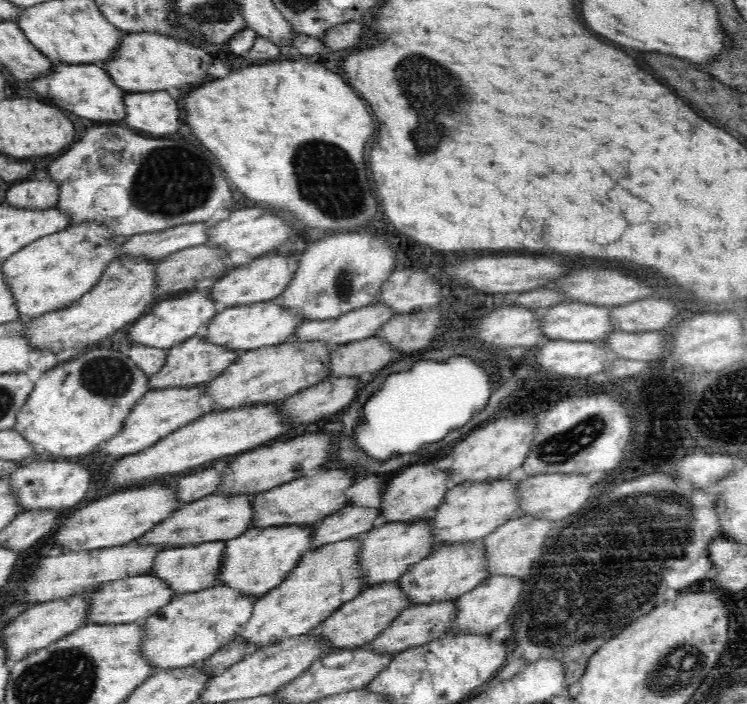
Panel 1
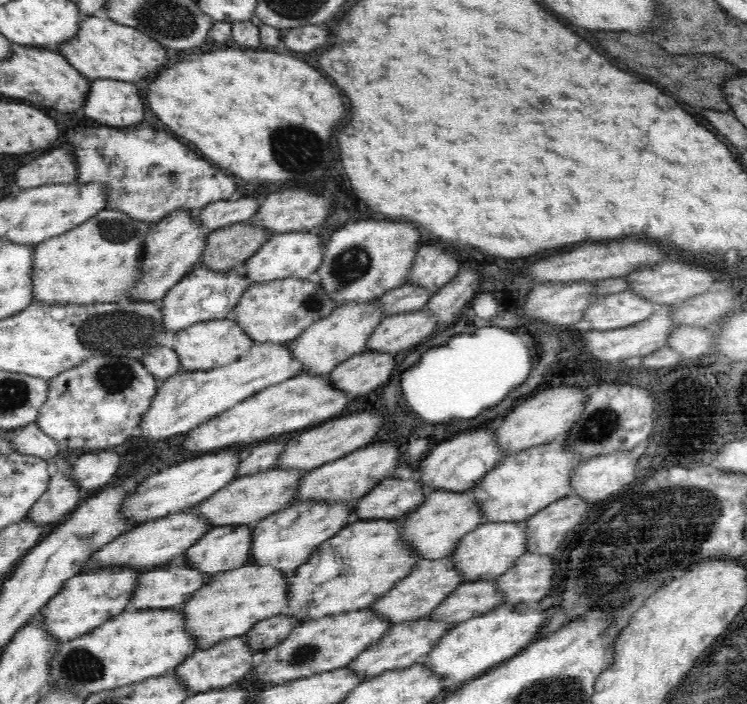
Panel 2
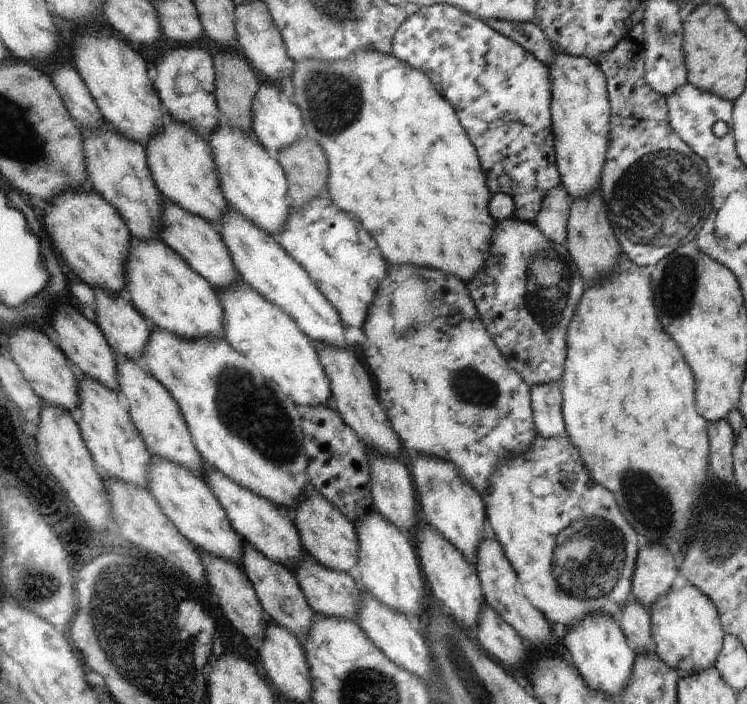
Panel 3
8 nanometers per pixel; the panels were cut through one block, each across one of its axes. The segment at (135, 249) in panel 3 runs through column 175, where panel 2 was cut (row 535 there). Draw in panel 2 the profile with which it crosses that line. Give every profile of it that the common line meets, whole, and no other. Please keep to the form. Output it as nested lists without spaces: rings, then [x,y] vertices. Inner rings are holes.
[[[291,503],[282,511],[268,516],[250,527],[252,532],[252,544],[250,544],[250,564],[254,566],[272,566],[282,576],[288,576],[298,566],[302,566],[314,553],[316,548],[334,536],[346,526],[348,514],[351,514],[351,506],[344,507],[338,504],[317,503]]]

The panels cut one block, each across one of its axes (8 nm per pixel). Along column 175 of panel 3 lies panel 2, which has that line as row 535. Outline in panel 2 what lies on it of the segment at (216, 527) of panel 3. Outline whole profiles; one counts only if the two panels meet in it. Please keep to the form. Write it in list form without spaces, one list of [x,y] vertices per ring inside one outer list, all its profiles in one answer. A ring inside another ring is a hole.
[[[522,522],[481,523],[474,530],[464,534],[449,556],[451,568],[457,574],[459,582],[487,582],[495,584],[497,578],[525,553]]]

